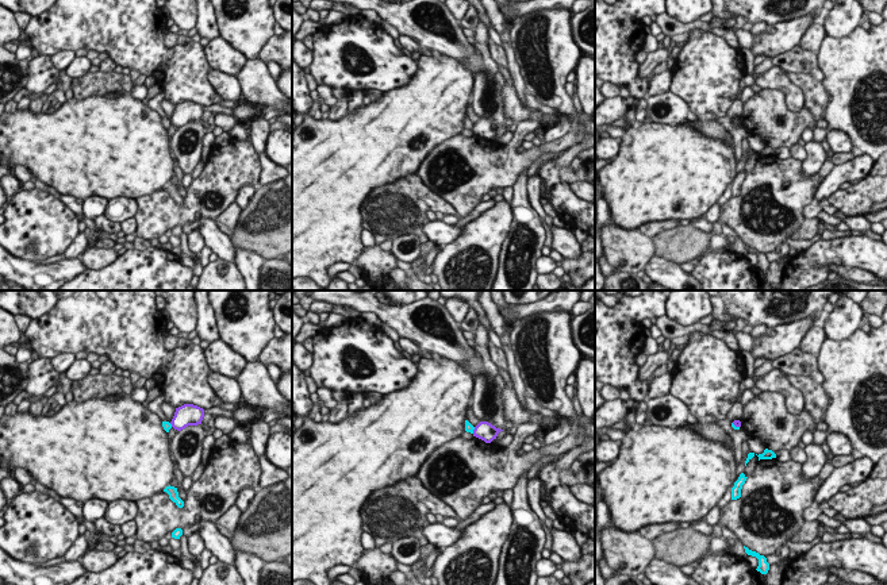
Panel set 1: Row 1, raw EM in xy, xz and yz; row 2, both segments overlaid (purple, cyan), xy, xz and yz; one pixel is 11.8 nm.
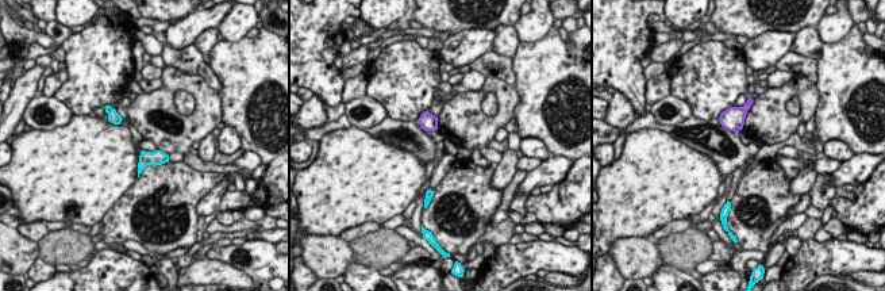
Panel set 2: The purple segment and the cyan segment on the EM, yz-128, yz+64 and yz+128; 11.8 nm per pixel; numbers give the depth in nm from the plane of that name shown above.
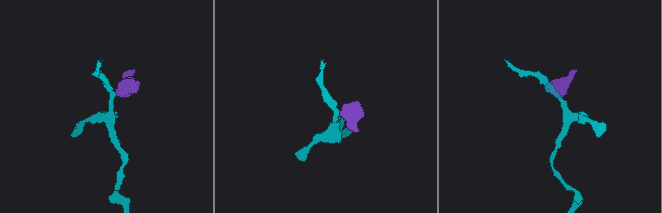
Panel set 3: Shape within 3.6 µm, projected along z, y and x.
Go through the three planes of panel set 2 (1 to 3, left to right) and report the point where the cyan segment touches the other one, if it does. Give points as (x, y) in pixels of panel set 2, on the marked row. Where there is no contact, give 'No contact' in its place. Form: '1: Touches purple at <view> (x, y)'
1: No contact
2: No contact
3: No contact.

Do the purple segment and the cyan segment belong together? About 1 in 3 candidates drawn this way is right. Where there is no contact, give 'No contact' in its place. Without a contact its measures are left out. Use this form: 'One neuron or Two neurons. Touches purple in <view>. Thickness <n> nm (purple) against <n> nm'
Two neurons. Touches purple in yz. Thickness 90 nm (purple) against 50 nm.

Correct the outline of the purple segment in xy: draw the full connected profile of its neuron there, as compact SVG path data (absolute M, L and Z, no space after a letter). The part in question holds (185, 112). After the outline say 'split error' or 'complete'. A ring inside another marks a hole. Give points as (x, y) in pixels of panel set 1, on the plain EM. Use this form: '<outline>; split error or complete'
M184 101L176 105L170 122L174 127L181 128L188 123L201 122L203 115L204 115L203 105L193 101Z; complete

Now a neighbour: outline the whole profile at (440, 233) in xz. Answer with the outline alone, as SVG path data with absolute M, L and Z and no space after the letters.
M435 220L426 224L422 231L427 235L427 239L437 246L445 246L456 242L465 232L465 226L456 227L442 220Z

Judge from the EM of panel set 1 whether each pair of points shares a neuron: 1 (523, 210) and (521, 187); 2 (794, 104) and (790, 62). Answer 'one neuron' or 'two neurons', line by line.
1: one neuron
2: two neurons

